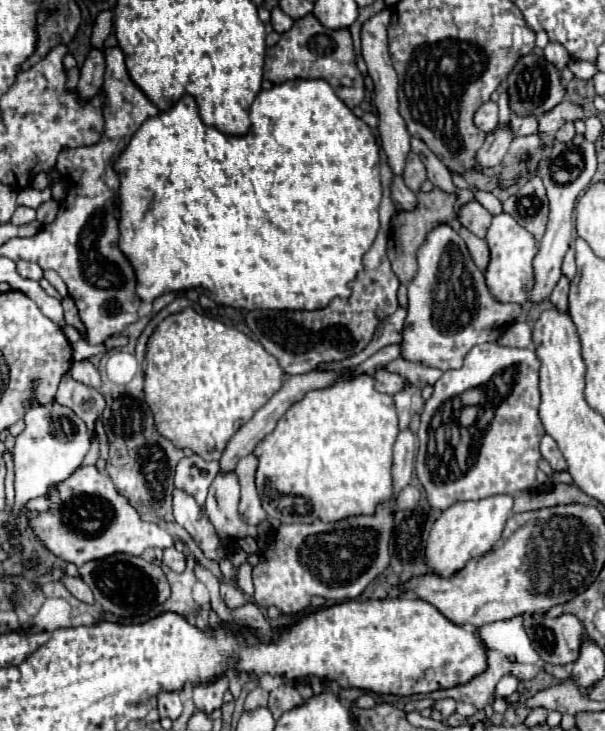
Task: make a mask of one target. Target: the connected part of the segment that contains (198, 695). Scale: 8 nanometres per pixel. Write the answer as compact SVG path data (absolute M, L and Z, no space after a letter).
M222 674L214 682L196 684L192 700L194 700L196 708L200 708L202 712L208 714L222 706L222 696L226 690L228 690L228 674Z

